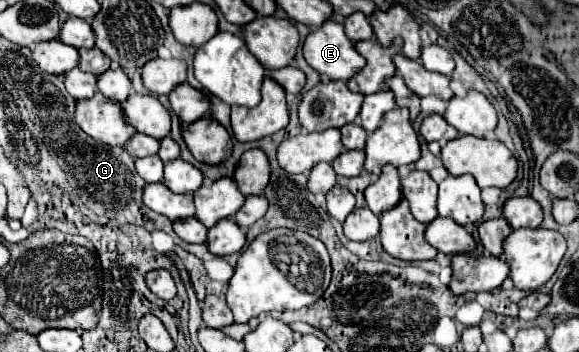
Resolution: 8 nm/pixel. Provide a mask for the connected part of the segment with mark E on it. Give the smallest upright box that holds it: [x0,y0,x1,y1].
[302,18,366,80]

